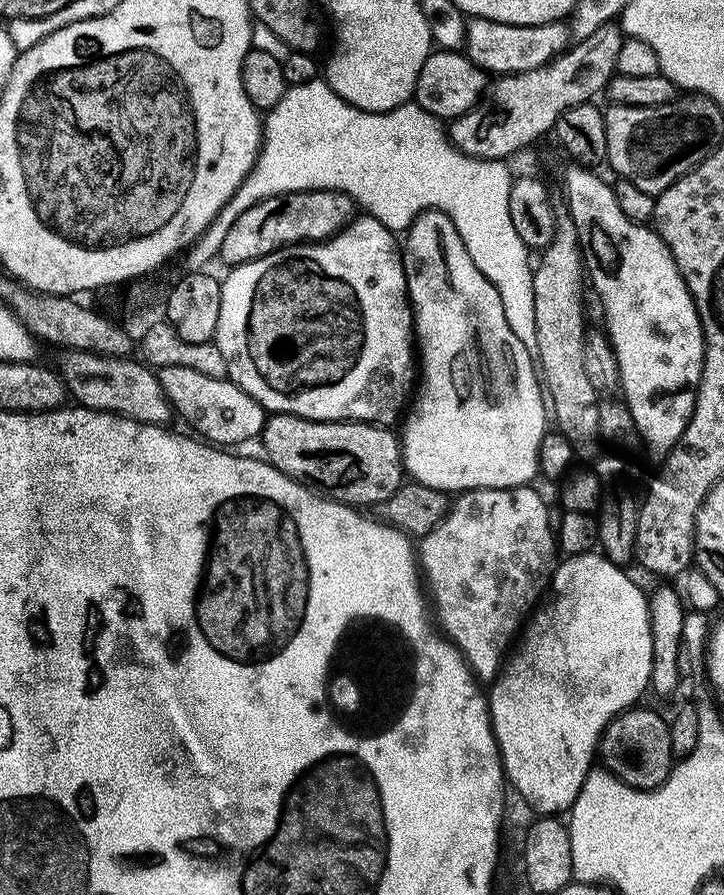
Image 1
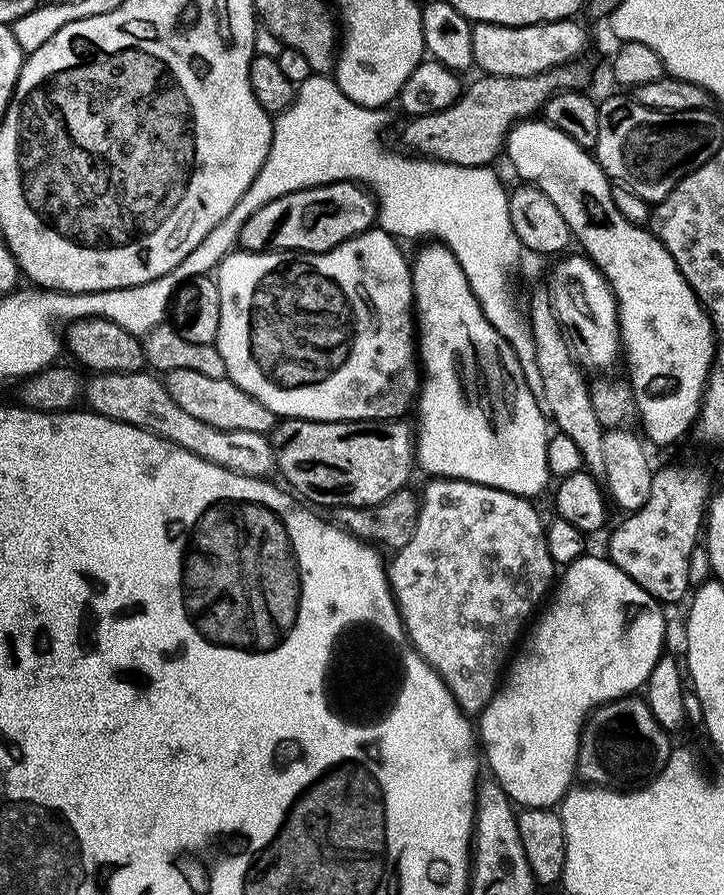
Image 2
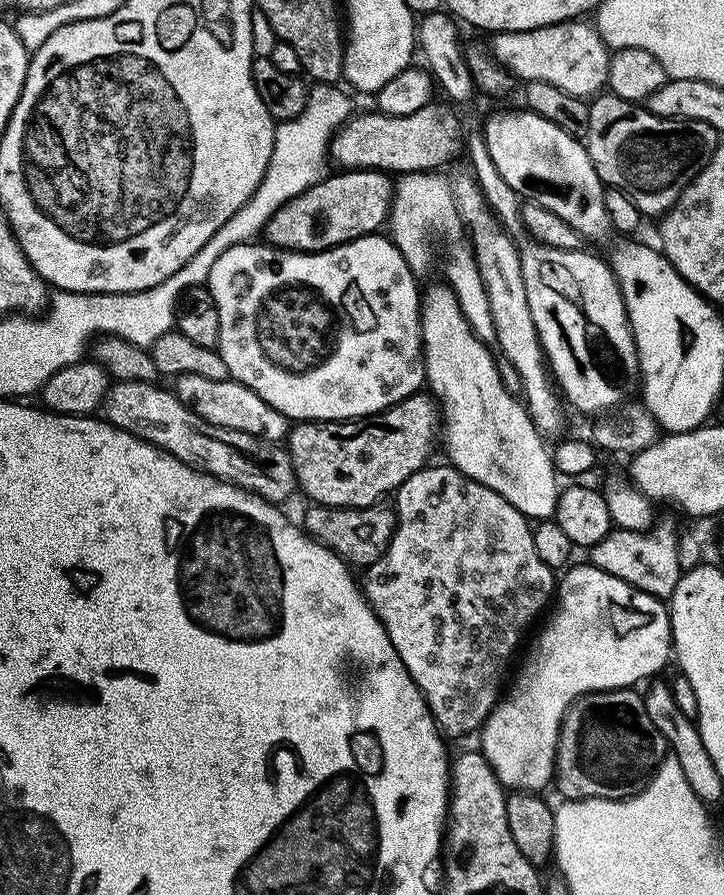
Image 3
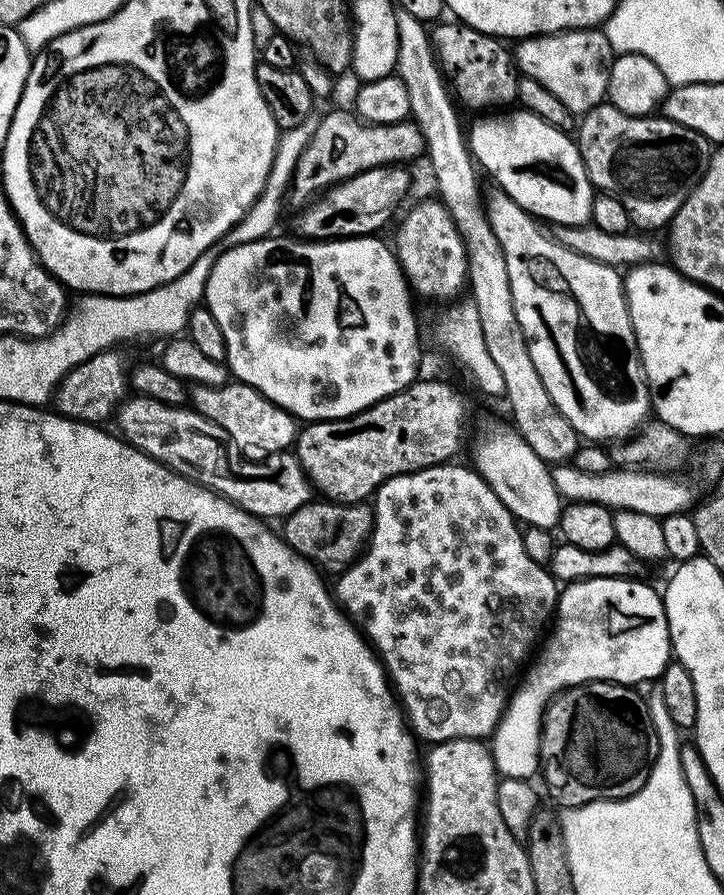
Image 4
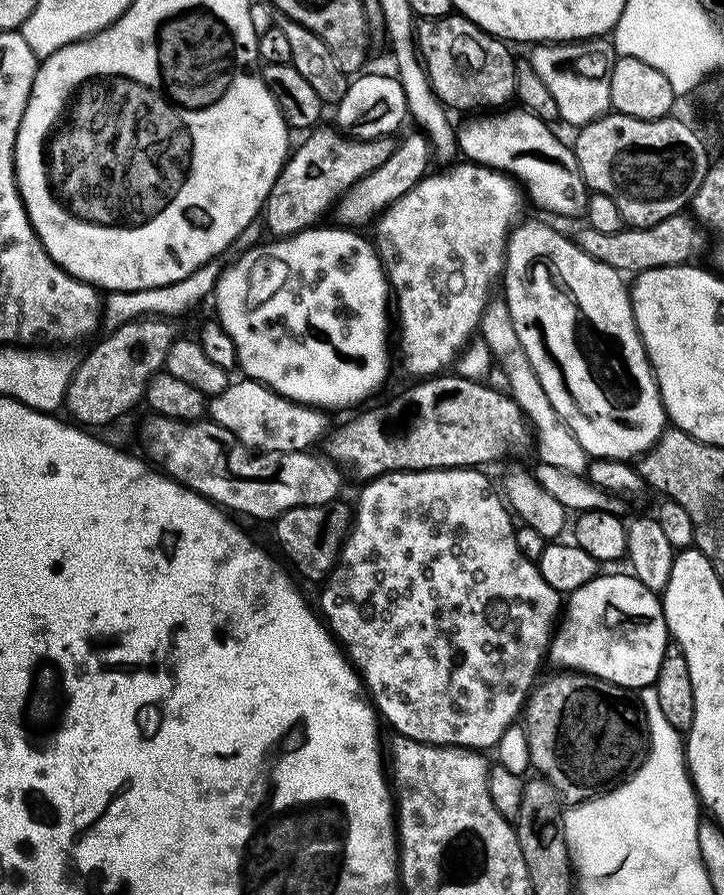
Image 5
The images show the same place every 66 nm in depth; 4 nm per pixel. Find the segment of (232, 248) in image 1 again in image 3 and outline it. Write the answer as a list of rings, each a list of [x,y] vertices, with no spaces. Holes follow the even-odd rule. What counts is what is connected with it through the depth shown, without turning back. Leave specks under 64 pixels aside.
[[[340,170],[337,176],[325,175],[314,187],[308,188],[302,194],[290,198],[284,203],[265,224],[262,236],[269,240],[276,250],[291,250],[293,252],[326,252],[340,244],[349,244],[363,236],[370,236],[385,227],[392,211],[394,199],[394,180],[387,172],[379,170]]]

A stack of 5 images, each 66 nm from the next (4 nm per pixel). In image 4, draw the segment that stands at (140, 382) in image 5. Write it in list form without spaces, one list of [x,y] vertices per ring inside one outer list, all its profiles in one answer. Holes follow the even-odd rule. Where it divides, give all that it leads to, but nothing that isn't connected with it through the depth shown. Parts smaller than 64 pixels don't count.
[[[116,350],[99,352],[86,362],[74,366],[74,370],[70,370],[62,377],[60,387],[56,389],[54,408],[59,415],[68,416],[72,420],[81,420],[84,424],[100,426],[105,423],[103,420],[113,419],[129,388],[129,365],[124,365],[123,358]]]

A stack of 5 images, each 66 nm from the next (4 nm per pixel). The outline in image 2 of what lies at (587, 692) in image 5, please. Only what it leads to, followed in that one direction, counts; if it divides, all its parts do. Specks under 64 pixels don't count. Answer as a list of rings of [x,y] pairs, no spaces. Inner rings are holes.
[[[639,695],[623,696],[621,700],[612,700],[609,704],[602,704],[592,709],[580,733],[580,749],[576,759],[576,771],[581,781],[597,788],[612,788],[620,786],[624,780],[624,768],[632,776],[644,776],[660,773],[667,764],[667,760],[674,754],[672,748],[673,737],[650,714],[648,701]]]

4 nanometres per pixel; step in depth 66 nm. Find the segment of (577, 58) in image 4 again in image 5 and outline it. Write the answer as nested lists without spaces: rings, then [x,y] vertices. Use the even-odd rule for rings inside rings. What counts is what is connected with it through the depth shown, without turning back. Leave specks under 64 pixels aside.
[[[593,38],[590,40],[578,40],[575,42],[545,42],[537,44],[531,49],[530,63],[538,78],[546,82],[546,90],[554,98],[558,106],[558,117],[568,124],[573,124],[573,129],[579,130],[584,125],[594,122],[599,116],[609,115],[612,108],[612,66],[618,57],[611,39]]]

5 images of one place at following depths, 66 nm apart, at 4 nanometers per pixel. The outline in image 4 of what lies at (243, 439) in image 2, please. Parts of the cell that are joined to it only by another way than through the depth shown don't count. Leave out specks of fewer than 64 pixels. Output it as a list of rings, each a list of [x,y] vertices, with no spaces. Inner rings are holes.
[[[132,394],[116,409],[114,424],[120,427],[118,432],[123,439],[143,450],[150,458],[200,487],[209,488],[216,495],[232,500],[252,516],[283,518],[313,499],[314,489],[295,454],[285,450],[247,460],[244,457],[247,455],[237,446],[234,438],[222,430],[222,426],[214,426],[214,422],[191,407]]]

